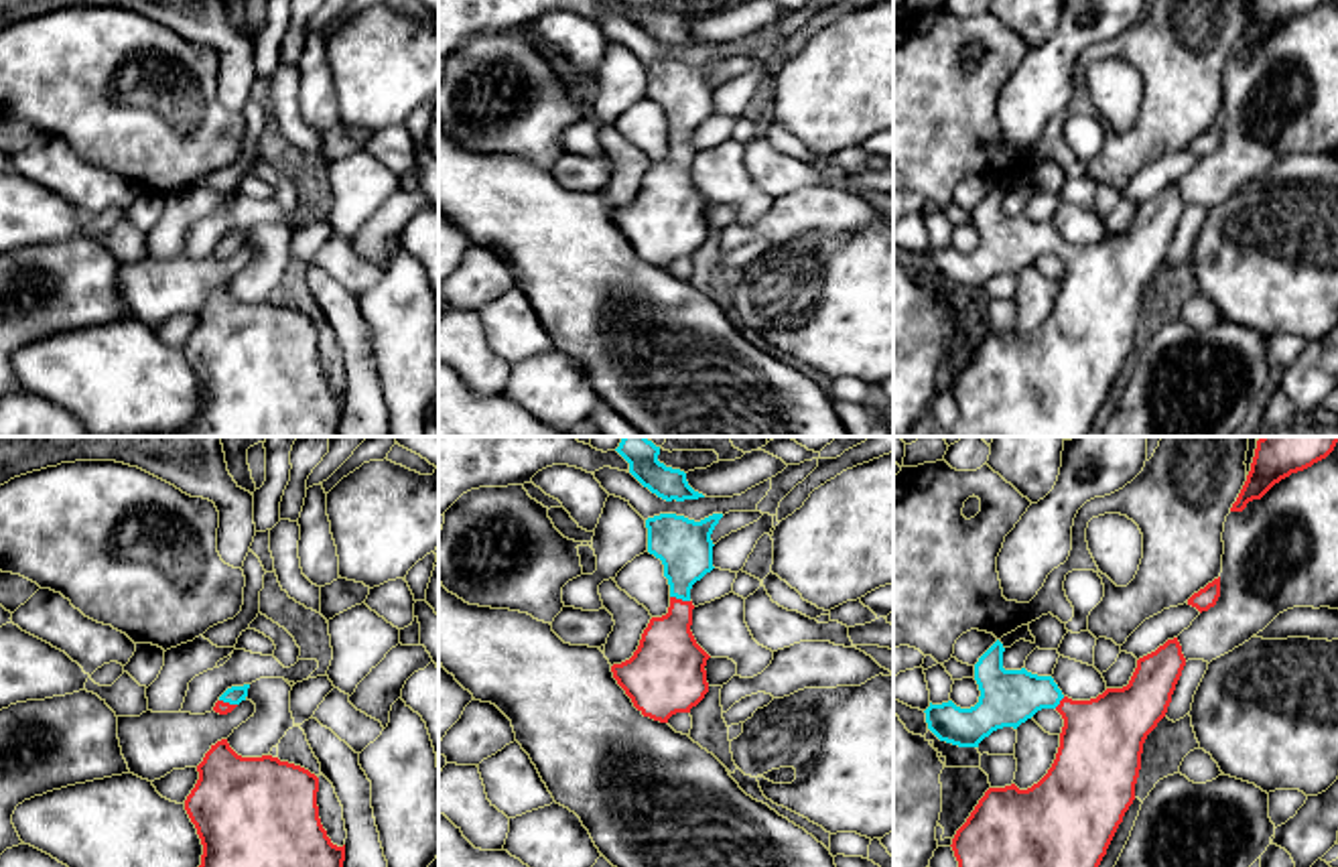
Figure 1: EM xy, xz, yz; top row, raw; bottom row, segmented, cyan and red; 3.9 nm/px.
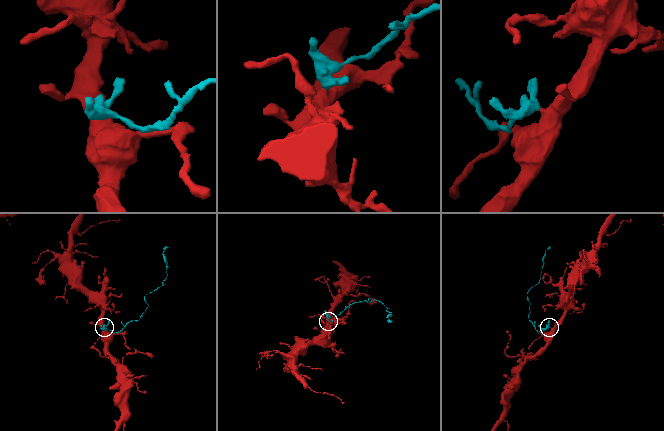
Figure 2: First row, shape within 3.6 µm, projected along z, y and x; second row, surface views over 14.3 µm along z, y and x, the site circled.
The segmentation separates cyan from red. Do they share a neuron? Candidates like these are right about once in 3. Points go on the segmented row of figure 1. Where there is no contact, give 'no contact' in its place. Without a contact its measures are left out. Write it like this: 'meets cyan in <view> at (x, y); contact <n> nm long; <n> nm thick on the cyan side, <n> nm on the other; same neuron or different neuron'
meets cyan in xz at (681, 597); contact 80 nm long; 220 nm thick on the cyan side, 260 nm on the other; same neuron

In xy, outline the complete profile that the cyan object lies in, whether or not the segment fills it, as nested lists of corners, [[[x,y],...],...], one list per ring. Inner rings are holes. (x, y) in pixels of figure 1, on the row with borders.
[[[250,684],[227,688],[215,703],[213,711],[219,715],[231,713],[242,701],[246,701],[248,688]]]

